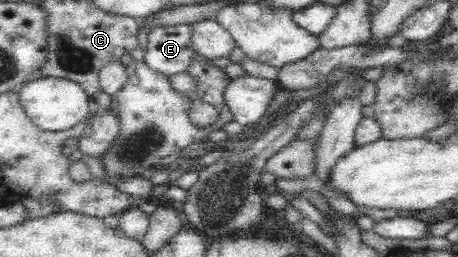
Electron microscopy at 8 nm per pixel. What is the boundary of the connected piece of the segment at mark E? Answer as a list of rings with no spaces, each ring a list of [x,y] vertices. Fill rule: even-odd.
[[[190,24],[153,27],[148,32],[148,45],[146,65],[167,76],[183,72],[194,60]]]

